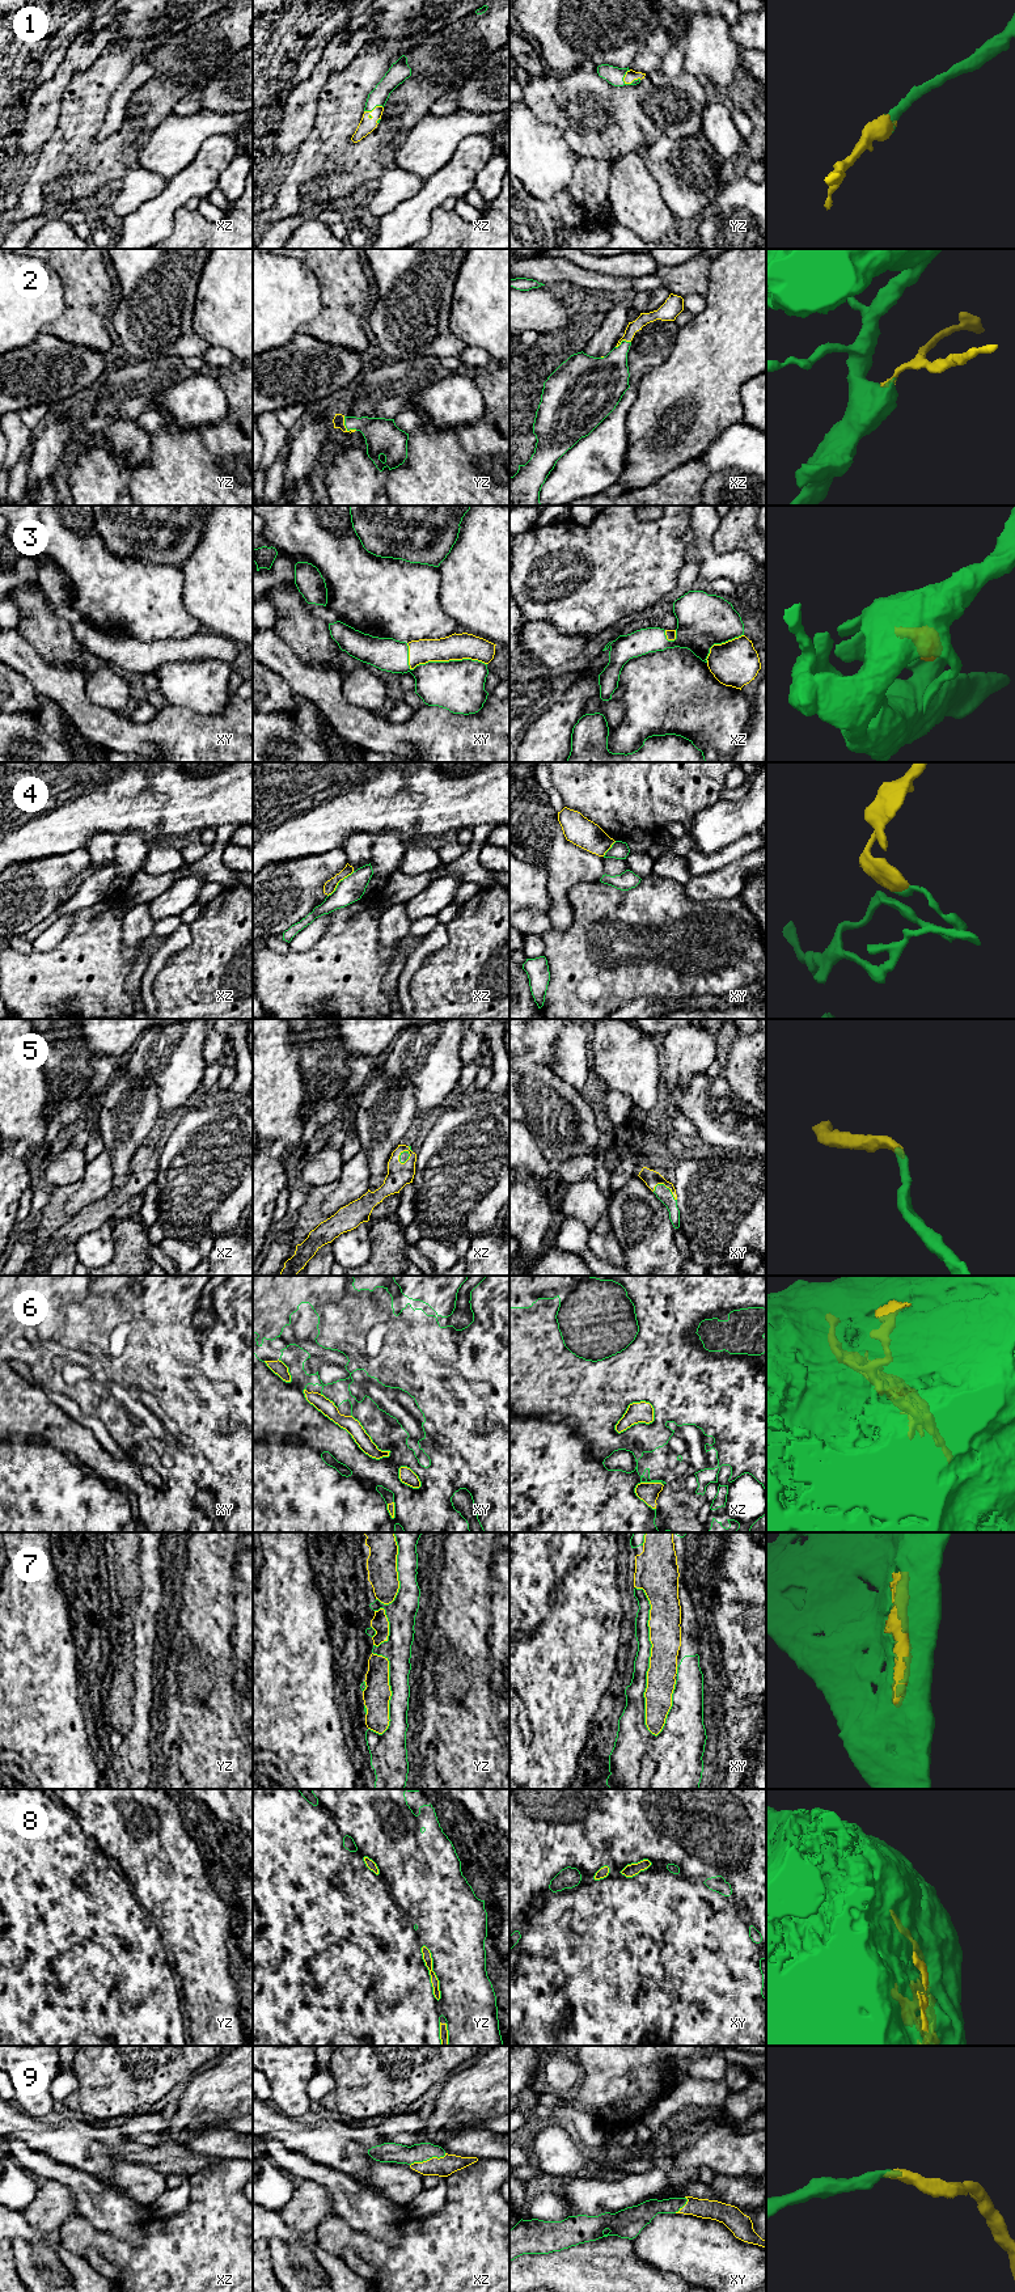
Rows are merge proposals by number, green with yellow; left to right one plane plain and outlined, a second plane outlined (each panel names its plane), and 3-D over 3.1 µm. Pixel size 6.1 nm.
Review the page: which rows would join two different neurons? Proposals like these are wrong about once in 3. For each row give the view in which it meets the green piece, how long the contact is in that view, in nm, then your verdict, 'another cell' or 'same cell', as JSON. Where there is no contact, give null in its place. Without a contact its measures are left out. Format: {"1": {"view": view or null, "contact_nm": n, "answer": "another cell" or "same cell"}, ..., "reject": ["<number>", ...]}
{"1": {"view": "yz", "contact_nm": 120, "answer": "same cell"}, "2": {"view": "yz", "contact_nm": 120, "answer": "same cell"}, "3": {"view": "xy", "contact_nm": 500, "answer": "same cell"}, "4": {"view": "xz", "contact_nm": 220, "answer": "another cell"}, "5": {"view": "xy", "contact_nm": 170, "answer": "same cell"}, "6": {"view": "xy", "contact_nm": 650, "answer": "same cell"}, "7": {"view": "xy", "contact_nm": 950, "answer": "same cell"}, "8": {"view": "yz", "contact_nm": 360, "answer": "same cell"}, "9": {"view": "xz", "contact_nm": 240, "answer": "same cell"}, "reject": ["4"]}

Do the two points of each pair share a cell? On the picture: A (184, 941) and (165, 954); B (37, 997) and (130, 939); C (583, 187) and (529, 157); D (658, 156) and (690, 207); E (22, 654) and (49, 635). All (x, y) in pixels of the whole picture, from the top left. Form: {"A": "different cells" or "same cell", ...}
{"A": "same cell", "B": "different cells", "C": "different cells", "D": "same cell", "E": "different cells"}

